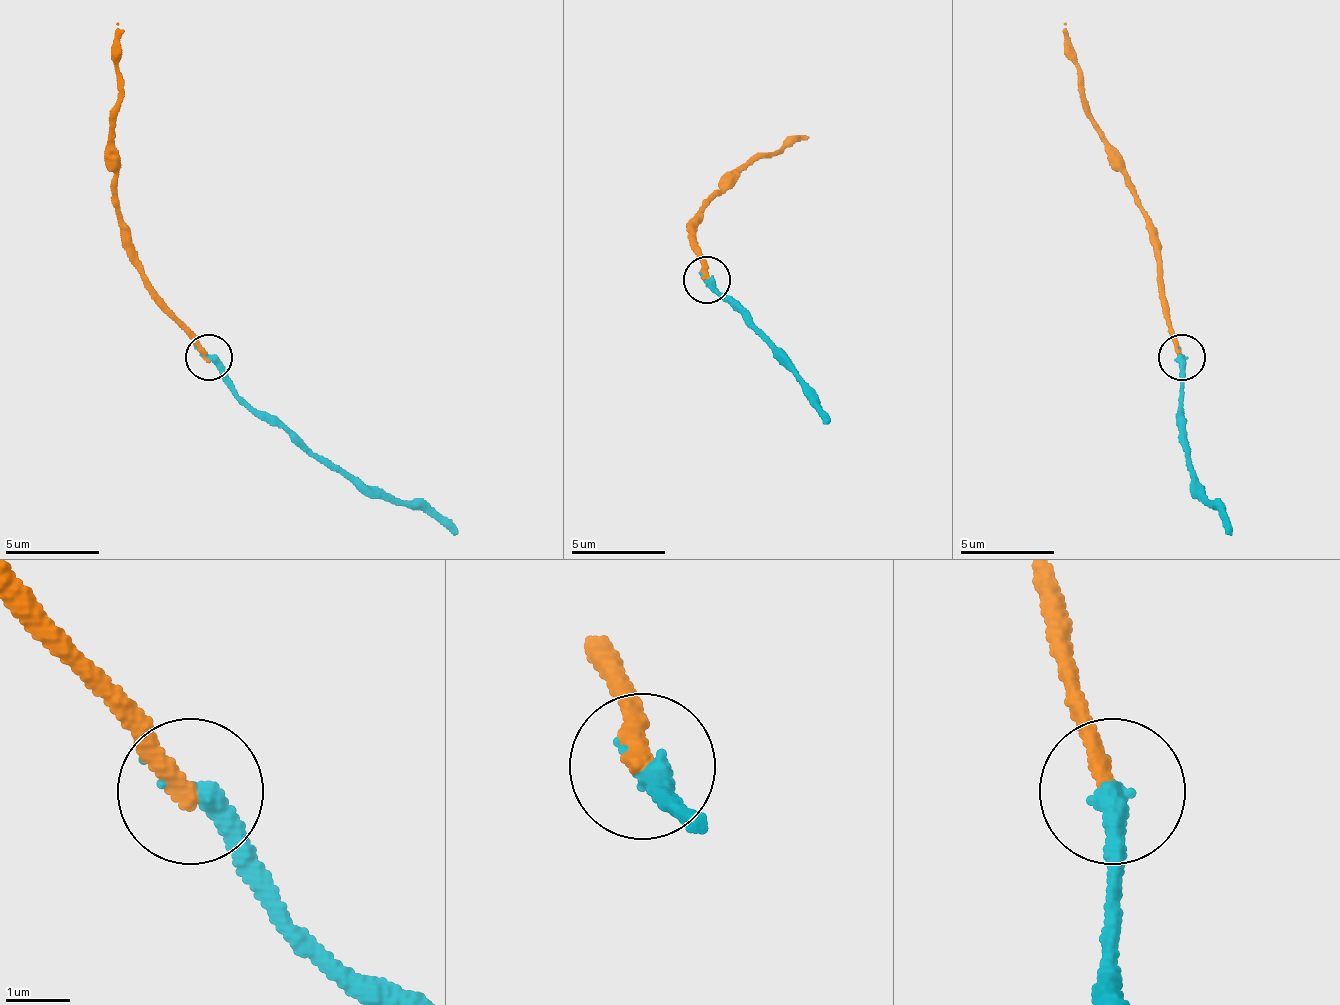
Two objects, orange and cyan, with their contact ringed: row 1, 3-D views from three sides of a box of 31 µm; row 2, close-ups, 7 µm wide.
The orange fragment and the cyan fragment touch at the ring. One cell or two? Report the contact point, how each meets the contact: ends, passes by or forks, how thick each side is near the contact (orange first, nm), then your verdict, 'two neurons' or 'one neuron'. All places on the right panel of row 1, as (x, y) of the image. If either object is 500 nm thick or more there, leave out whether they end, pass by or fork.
(1181, 357) | orange ends | cyan ends | 280/360 nm | one neuron

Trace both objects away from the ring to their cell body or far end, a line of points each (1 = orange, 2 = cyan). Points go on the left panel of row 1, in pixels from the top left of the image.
1: (208, 358), (140, 269), (122, 222), (107, 147), (116, 119), (116, 25)
2: (208, 358), (293, 433), (365, 485), (415, 499), (458, 532)

